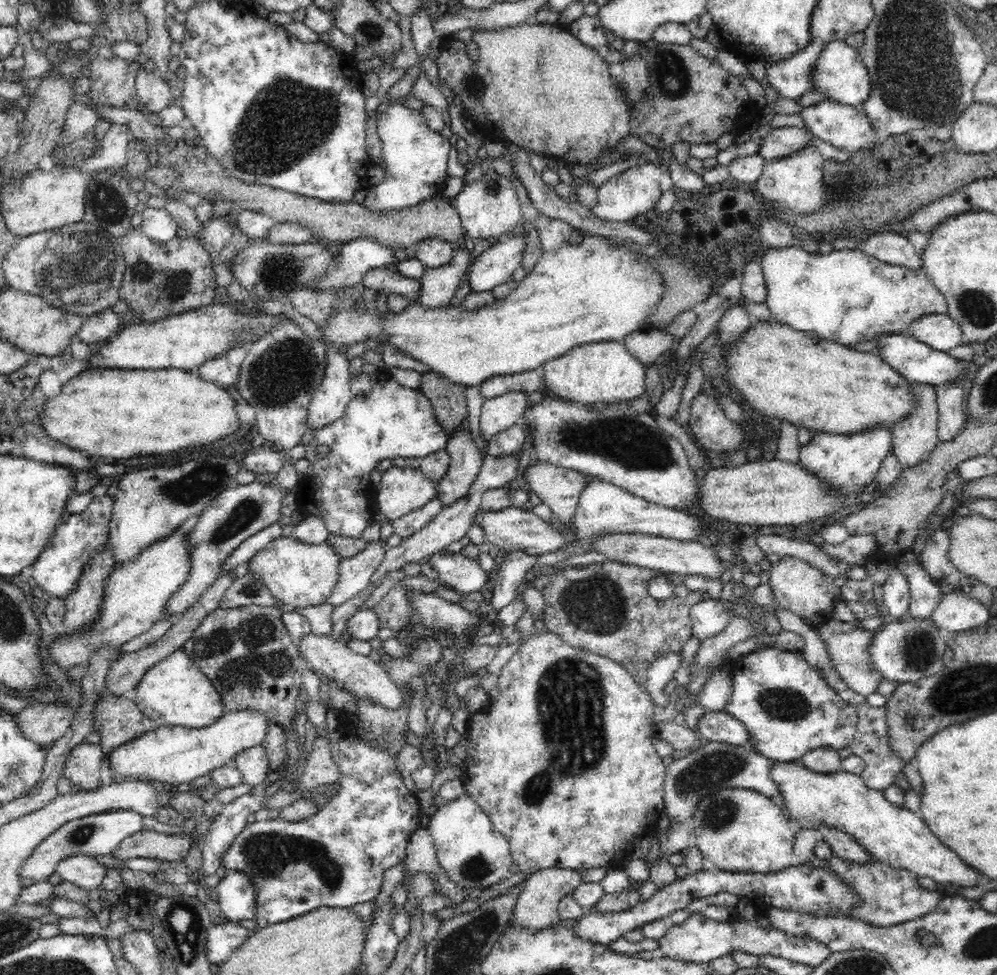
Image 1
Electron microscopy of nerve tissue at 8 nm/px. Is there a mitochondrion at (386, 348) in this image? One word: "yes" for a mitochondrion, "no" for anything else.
no

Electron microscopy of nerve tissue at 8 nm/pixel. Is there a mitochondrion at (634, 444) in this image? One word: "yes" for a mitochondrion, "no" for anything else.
yes

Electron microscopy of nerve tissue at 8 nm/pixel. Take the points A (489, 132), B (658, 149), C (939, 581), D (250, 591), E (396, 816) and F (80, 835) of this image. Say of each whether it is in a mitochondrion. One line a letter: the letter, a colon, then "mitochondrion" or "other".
A: other
B: other
C: other
D: mitochondrion
E: other
F: mitochondrion

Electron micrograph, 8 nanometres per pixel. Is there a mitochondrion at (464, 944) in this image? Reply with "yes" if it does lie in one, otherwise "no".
yes

